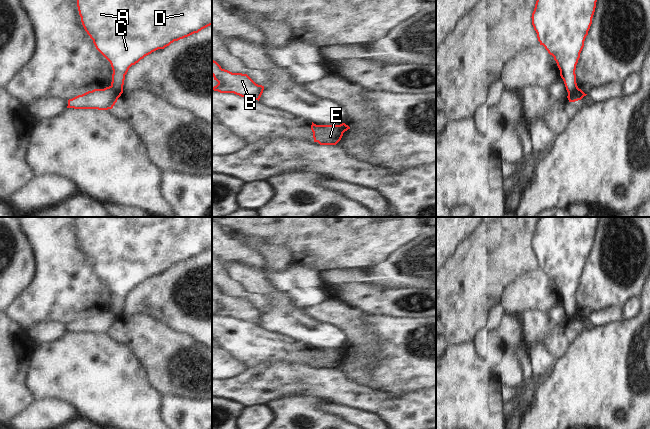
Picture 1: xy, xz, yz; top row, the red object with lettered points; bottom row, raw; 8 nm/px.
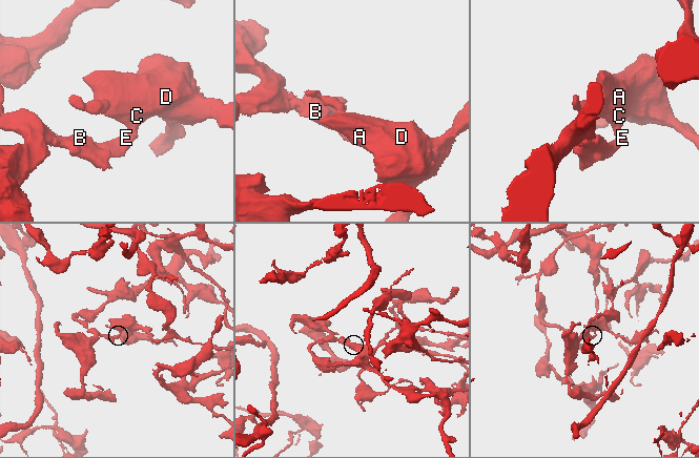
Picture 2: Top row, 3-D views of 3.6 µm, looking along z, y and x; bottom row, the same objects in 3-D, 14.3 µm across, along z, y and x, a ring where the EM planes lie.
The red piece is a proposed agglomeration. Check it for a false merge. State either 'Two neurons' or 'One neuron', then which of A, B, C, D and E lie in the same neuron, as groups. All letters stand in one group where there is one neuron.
Two neurons. Groups: A C D / B E.

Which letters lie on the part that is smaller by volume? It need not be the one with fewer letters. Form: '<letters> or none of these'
A, C, D

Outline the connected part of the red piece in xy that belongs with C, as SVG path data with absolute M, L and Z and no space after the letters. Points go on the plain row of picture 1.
M77 217L77 231L85 255L111 288L111 310L119 317L123 317L125 299L132 289L152 276L212 249L212 217Z

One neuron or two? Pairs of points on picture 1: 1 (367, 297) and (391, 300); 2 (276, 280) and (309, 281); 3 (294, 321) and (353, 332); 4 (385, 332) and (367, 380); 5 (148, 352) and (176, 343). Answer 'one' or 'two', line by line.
1: one
2: one
3: two
4: one
5: one

